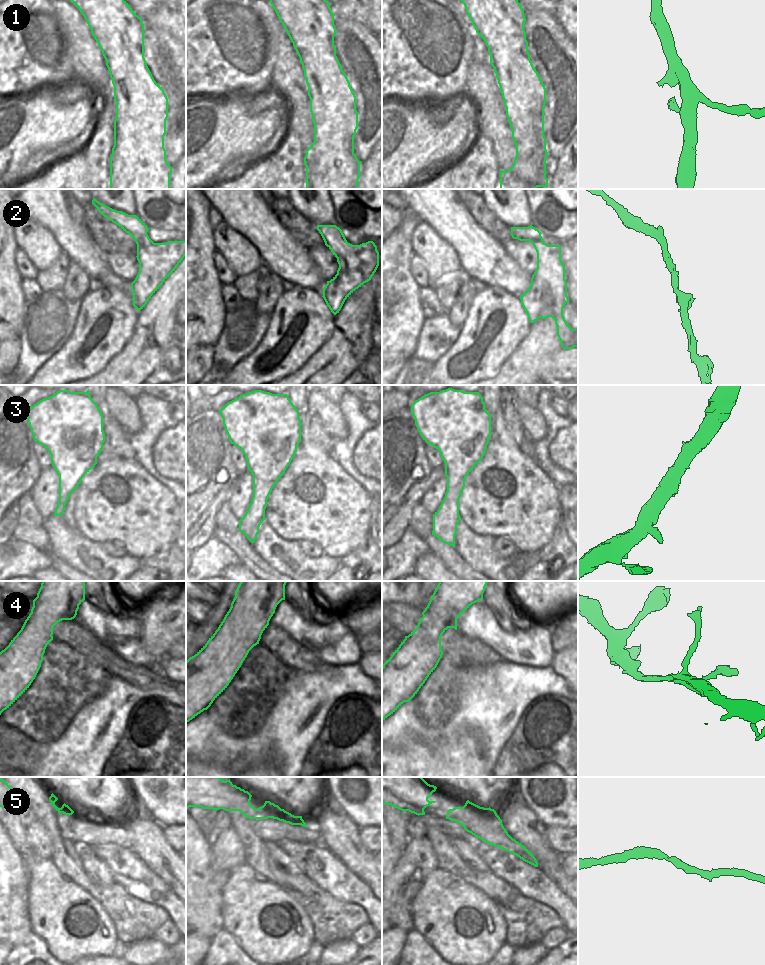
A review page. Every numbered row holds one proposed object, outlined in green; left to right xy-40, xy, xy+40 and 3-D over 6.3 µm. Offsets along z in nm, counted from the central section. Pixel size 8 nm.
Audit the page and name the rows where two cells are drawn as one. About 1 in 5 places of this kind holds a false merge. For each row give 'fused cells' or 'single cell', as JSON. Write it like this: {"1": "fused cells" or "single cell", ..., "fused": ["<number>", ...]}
{"1": "fused cells", "2": "single cell", "3": "single cell", "4": "single cell", "5": "single cell", "fused": ["1"]}

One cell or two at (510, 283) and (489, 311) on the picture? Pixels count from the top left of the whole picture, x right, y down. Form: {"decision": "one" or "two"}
{"decision": "two"}

